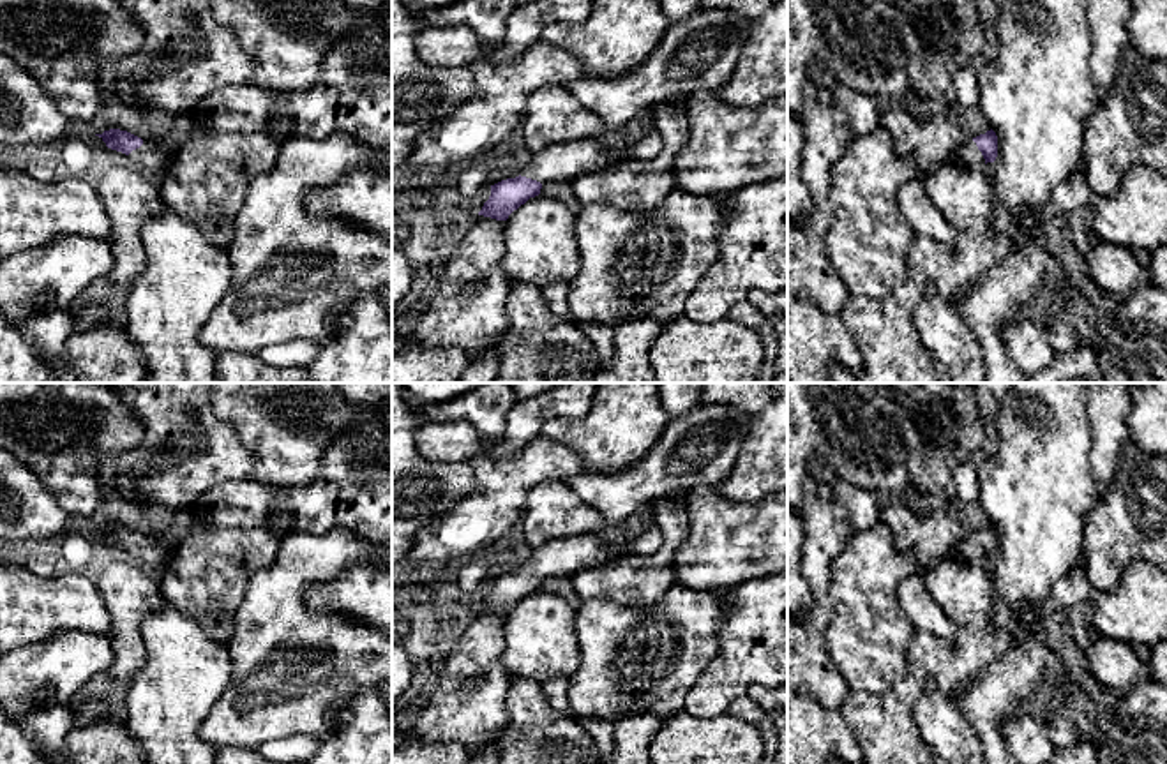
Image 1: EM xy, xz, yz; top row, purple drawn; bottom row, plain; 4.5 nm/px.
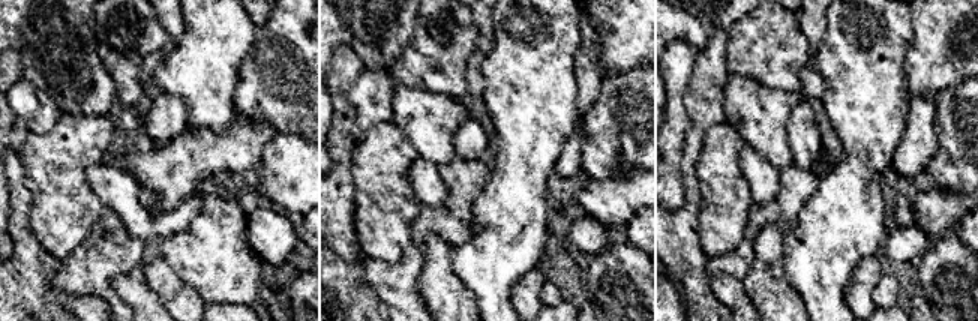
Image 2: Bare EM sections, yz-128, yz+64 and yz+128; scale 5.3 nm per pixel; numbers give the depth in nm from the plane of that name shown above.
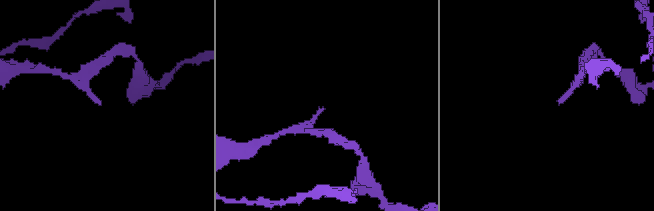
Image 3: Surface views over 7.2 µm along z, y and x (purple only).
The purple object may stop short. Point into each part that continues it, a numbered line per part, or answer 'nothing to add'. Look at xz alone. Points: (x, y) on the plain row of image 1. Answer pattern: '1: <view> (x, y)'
1: xz (558, 558)

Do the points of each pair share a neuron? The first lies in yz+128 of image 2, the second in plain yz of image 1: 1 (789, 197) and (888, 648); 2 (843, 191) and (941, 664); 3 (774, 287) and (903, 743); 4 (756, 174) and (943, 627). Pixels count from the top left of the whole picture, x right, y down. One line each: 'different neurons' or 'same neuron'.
1: different neurons
2: different neurons
3: different neurons
4: same neuron

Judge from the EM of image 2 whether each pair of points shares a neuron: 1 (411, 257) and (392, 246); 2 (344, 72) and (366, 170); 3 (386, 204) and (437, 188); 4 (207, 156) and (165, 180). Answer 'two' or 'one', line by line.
1: two
2: two
3: two
4: one

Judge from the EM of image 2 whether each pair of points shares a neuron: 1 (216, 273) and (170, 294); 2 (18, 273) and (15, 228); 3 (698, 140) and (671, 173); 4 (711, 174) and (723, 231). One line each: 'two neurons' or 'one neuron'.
1: two neurons
2: one neuron
3: two neurons
4: one neuron

